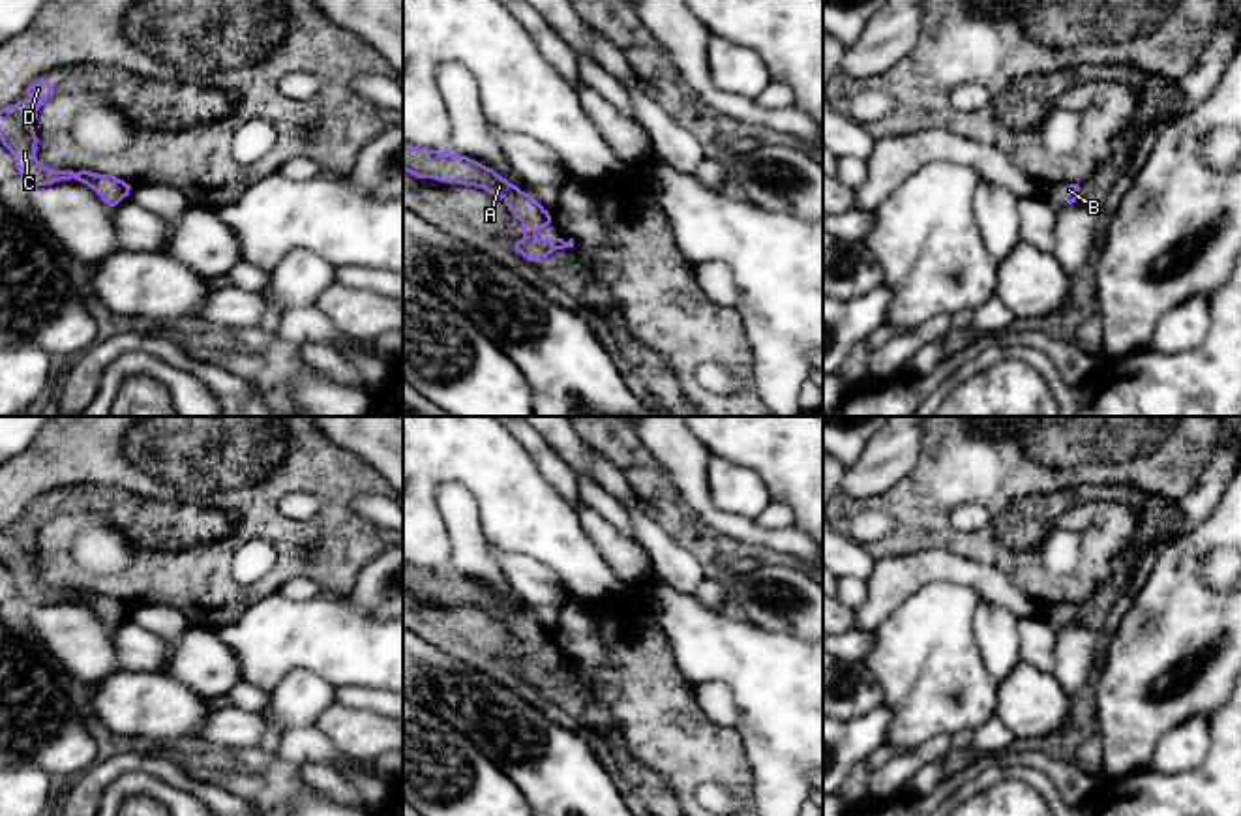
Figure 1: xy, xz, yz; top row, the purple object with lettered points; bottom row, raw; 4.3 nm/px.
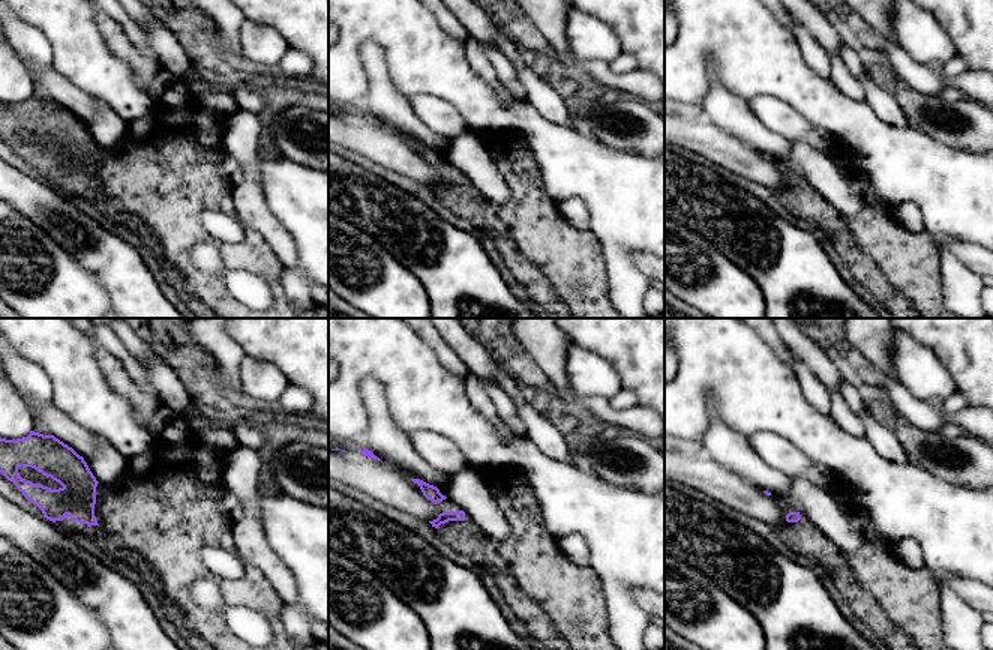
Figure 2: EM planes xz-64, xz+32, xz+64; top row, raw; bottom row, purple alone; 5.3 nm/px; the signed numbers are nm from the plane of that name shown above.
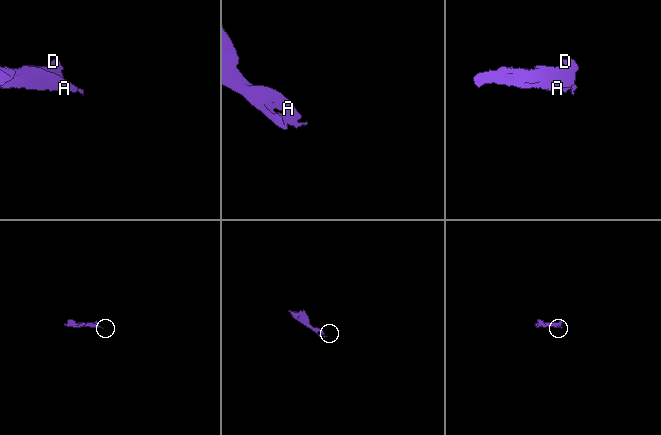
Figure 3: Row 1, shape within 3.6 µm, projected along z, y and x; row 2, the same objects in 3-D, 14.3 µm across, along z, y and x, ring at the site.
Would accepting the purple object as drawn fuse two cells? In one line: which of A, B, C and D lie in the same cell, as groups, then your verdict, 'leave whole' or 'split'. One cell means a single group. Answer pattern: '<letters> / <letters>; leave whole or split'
A B C D; leave whole

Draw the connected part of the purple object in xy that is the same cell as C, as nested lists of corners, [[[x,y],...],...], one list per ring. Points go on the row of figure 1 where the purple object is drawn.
[[[39,79],[26,88],[26,94],[26,99],[0,109],[0,141],[13,154],[21,178],[30,186],[49,186],[75,178],[94,189],[109,206],[116,206],[127,197],[131,186],[112,174],[54,171],[37,161],[34,126],[39,107],[54,90],[47,79]]]

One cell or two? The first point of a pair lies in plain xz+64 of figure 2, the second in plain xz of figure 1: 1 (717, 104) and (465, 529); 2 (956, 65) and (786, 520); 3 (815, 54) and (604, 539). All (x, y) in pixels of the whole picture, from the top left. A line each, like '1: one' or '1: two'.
1: one
2: one
3: one

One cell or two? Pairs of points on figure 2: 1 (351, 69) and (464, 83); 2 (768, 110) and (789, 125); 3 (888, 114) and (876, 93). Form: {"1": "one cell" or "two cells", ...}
{"1": "one cell", "2": "one cell", "3": "one cell"}

